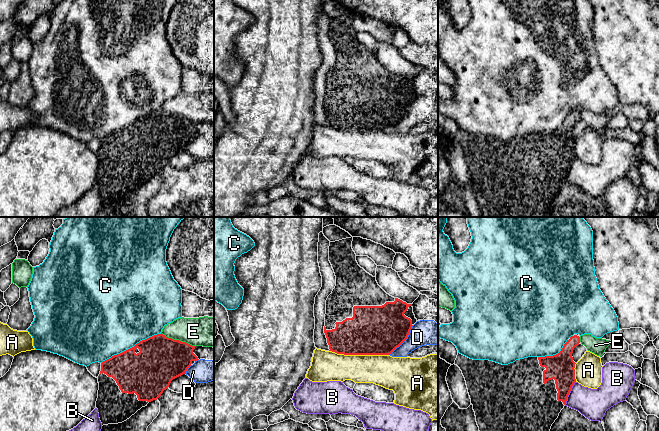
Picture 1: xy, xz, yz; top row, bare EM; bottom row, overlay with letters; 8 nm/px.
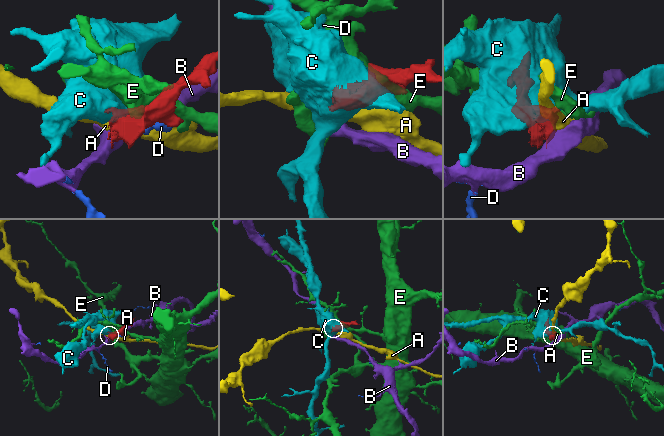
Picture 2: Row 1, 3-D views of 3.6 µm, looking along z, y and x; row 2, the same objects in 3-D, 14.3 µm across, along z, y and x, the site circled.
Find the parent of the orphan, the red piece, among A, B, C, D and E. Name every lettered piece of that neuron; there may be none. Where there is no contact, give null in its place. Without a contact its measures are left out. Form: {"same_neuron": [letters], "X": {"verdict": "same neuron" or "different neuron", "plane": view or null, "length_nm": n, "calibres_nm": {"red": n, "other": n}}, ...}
{"same_neuron": [], "A": {"verdict": "different neuron", "plane": "xz", "length_nm": 480, "calibres_nm": {"red": 400, "other": 260}}, "B": {"verdict": "different neuron", "plane": "yz", "length_nm": 220, "calibres_nm": {"red": 220, "other": 240}}, "C": {"verdict": "different neuron", "plane": "xy", "length_nm": 550, "calibres_nm": {"red": 380, "other": 500}}, "D": {"verdict": "different neuron", "plane": "xz", "length_nm": 300, "calibres_nm": {"red": 400, "other": 200}}, "E": {"verdict": "different neuron", "plane": "xy", "length_nm": 300, "calibres_nm": {"red": 360, "other": 240}}}

